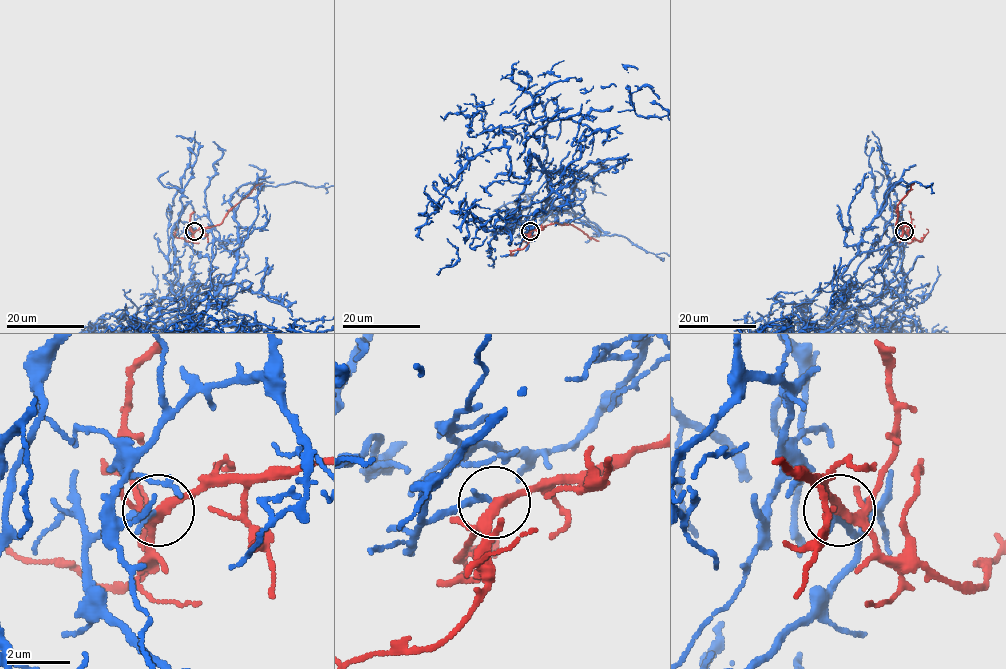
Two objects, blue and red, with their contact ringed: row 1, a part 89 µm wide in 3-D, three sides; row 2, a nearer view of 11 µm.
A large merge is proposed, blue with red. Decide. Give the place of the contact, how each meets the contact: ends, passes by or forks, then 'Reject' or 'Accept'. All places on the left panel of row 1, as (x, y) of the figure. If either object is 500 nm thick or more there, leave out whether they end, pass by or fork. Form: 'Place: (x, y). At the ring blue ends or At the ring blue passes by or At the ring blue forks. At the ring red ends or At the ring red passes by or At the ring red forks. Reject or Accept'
Place: (194, 231). At the ring blue ends. At the ring red forks. Accept

